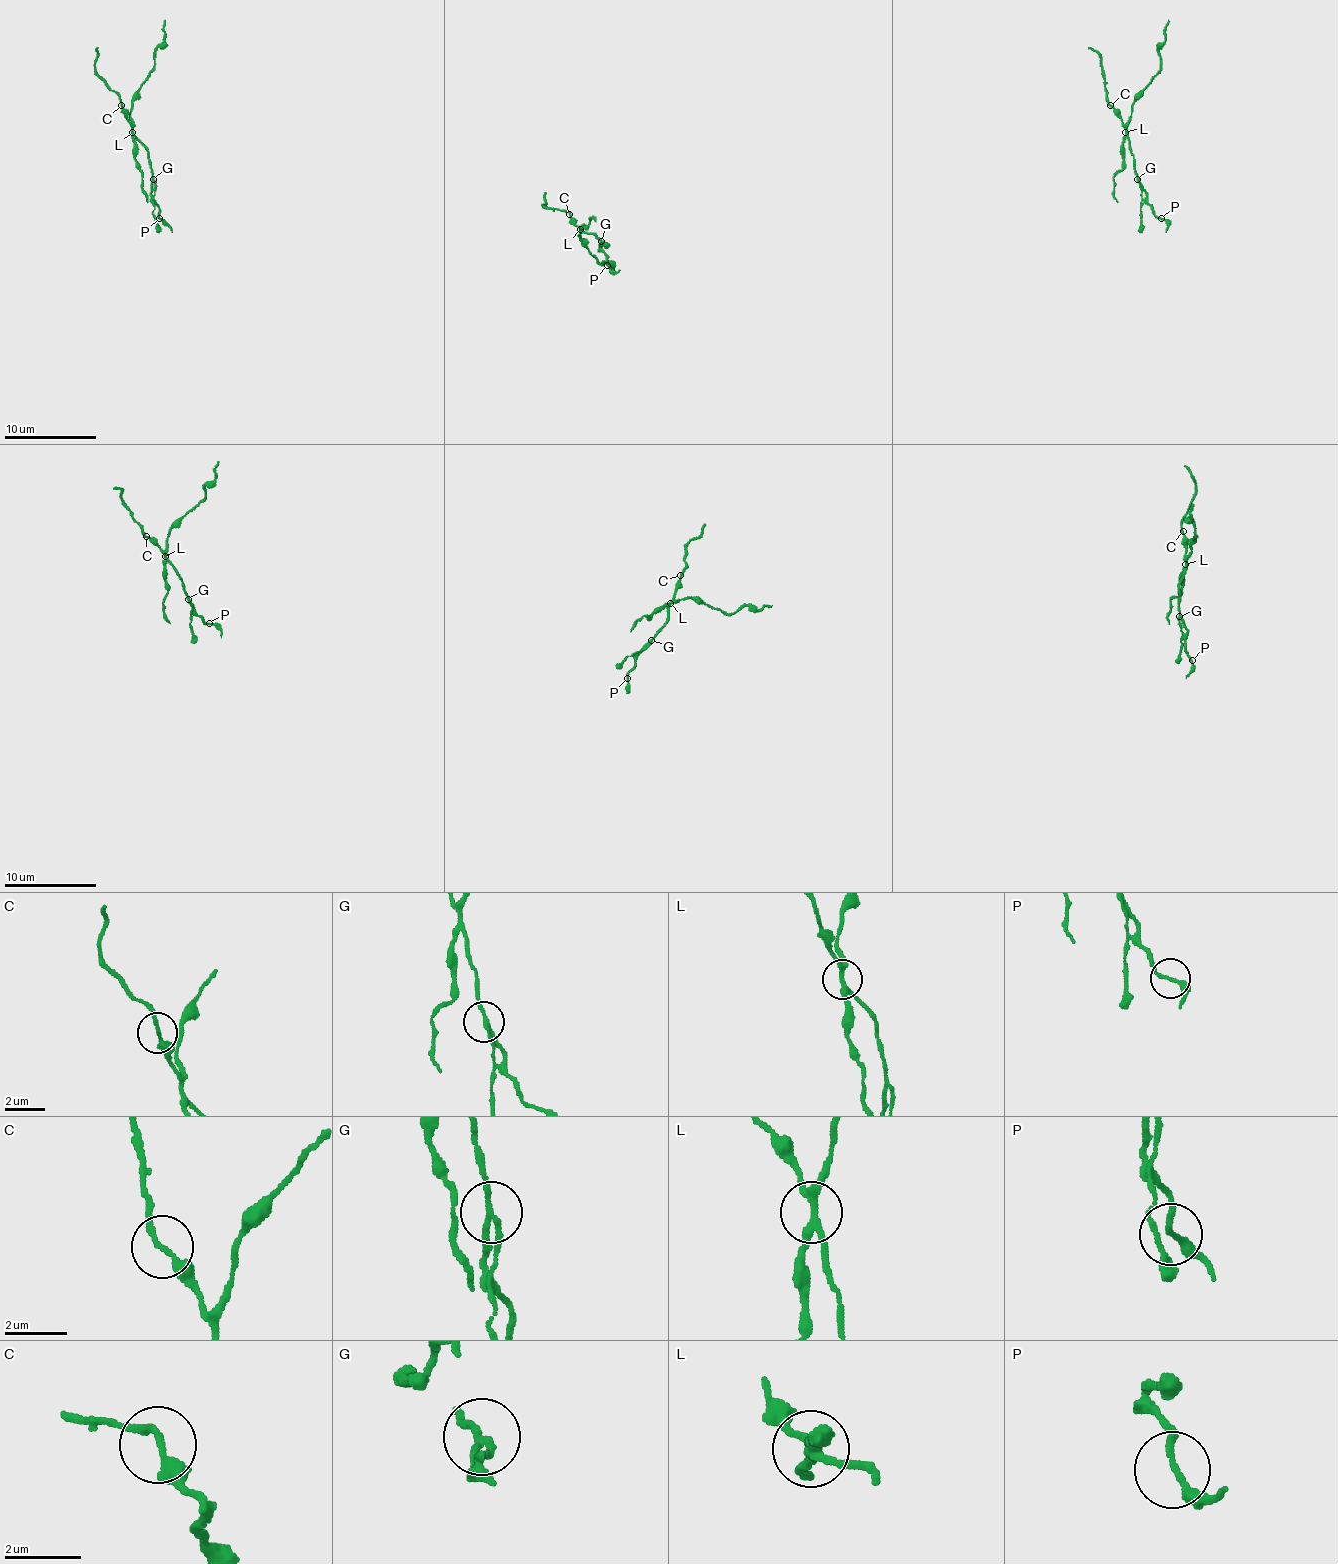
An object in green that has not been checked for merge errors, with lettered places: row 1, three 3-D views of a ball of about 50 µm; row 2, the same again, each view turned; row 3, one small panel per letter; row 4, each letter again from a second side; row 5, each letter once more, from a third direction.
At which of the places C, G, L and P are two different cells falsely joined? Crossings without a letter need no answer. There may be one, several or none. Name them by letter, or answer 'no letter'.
G, L

